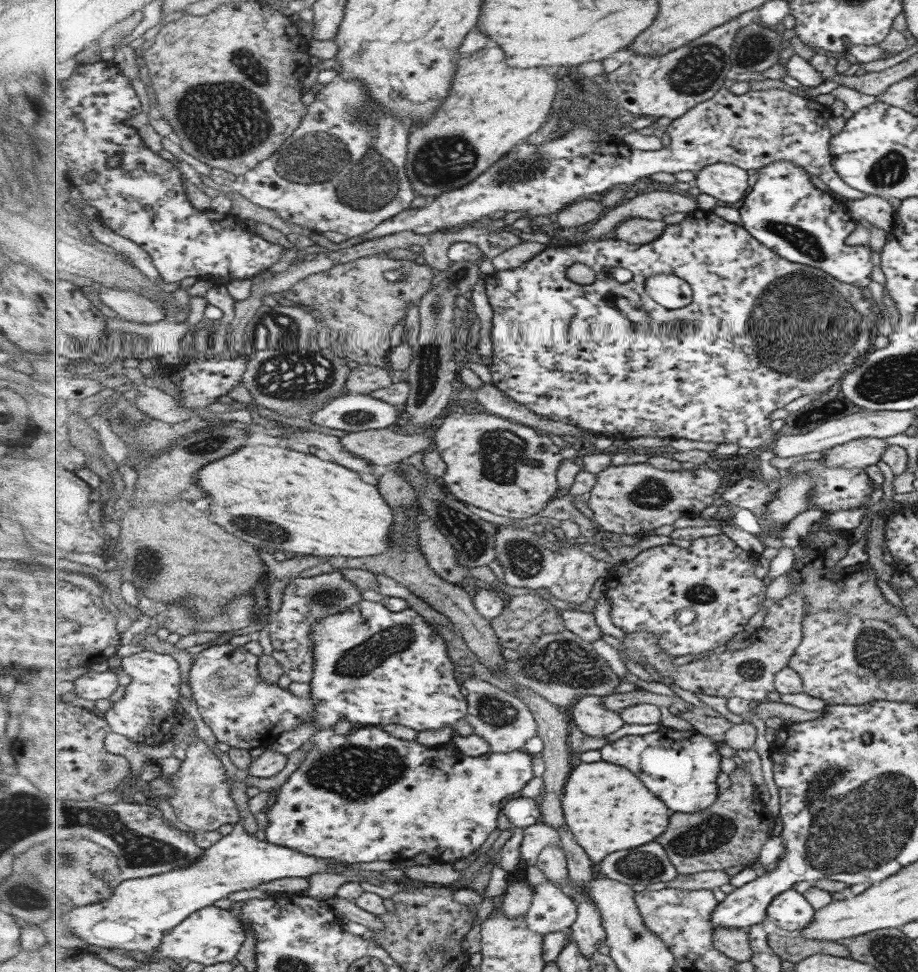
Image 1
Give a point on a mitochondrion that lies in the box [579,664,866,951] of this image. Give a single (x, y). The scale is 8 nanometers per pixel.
(712, 832)

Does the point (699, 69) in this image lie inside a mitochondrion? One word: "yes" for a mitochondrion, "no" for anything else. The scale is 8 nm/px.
yes

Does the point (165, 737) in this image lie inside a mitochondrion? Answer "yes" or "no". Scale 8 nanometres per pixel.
no

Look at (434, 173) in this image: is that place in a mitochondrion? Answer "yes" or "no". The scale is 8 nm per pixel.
yes

